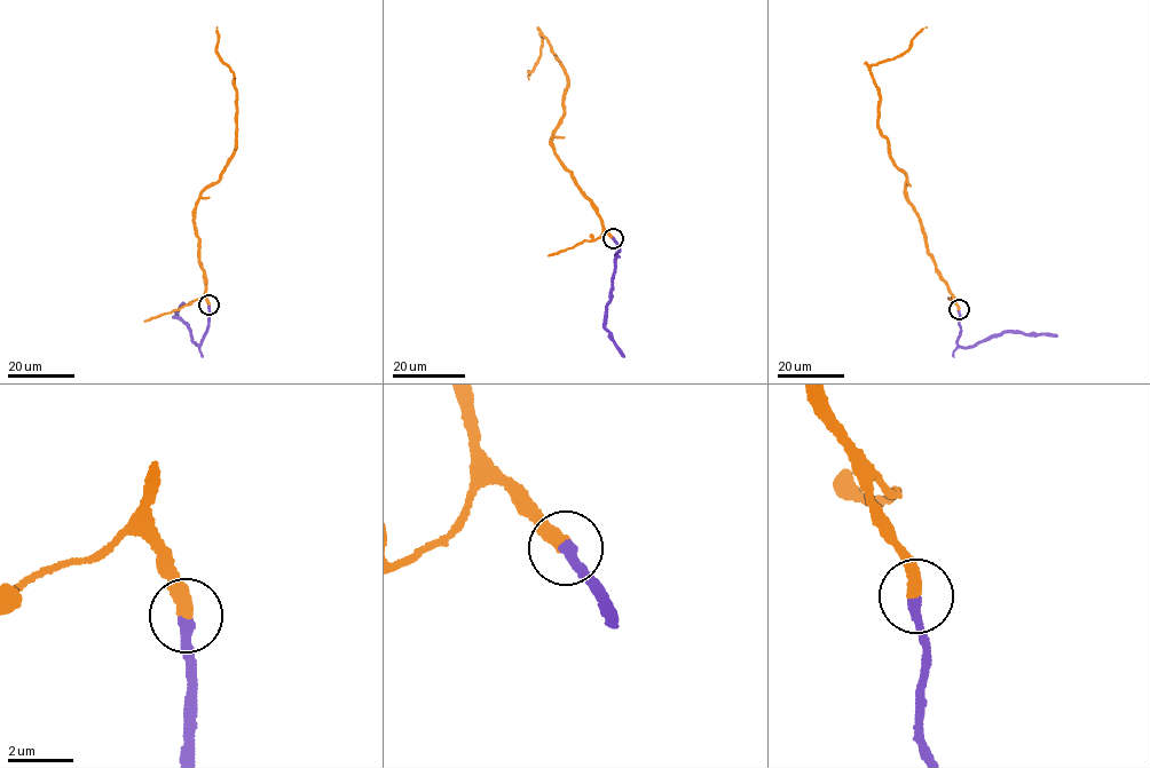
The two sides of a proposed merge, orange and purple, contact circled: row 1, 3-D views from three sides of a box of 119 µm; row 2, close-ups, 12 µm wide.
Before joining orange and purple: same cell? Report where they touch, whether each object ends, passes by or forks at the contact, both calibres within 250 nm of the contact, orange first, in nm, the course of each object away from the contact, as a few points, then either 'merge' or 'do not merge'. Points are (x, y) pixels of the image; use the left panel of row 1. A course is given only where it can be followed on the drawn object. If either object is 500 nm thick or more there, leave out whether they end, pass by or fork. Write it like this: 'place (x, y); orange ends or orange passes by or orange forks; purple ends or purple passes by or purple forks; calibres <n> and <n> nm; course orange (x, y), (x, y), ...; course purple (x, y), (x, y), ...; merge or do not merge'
place (209, 305); orange ends; purple ends; calibres 400 and 340 nm; course orange (209, 305), (196, 202), (219, 181), (236, 147), (237, 92), (217, 49), (217, 28); course purple (209, 305), (209, 327), (198, 345), (184, 322), (173, 316), (183, 302); merge

